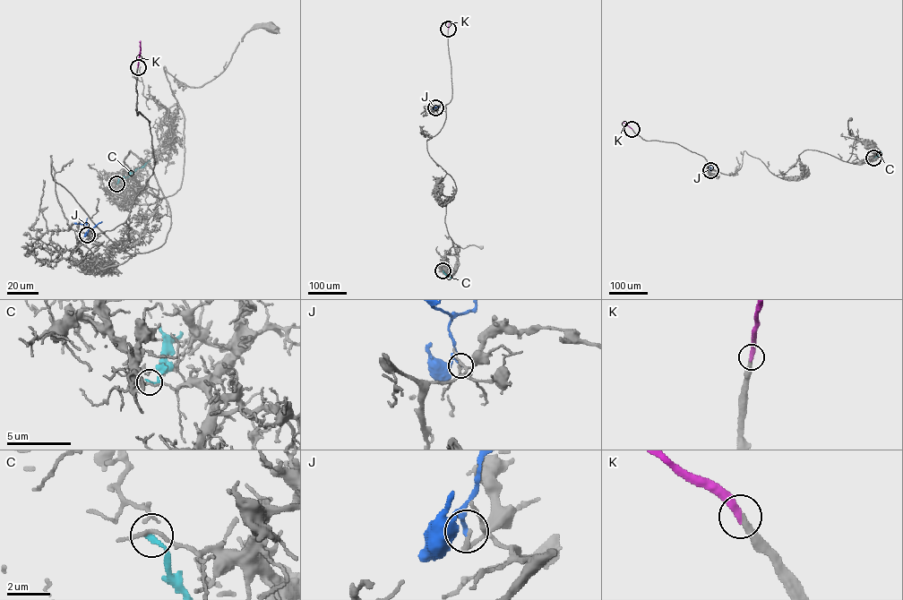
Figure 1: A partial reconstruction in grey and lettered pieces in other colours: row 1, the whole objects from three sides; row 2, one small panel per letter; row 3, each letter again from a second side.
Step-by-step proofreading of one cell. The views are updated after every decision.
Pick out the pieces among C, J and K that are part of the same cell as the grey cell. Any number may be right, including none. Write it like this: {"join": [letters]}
{"join": ["K"]}

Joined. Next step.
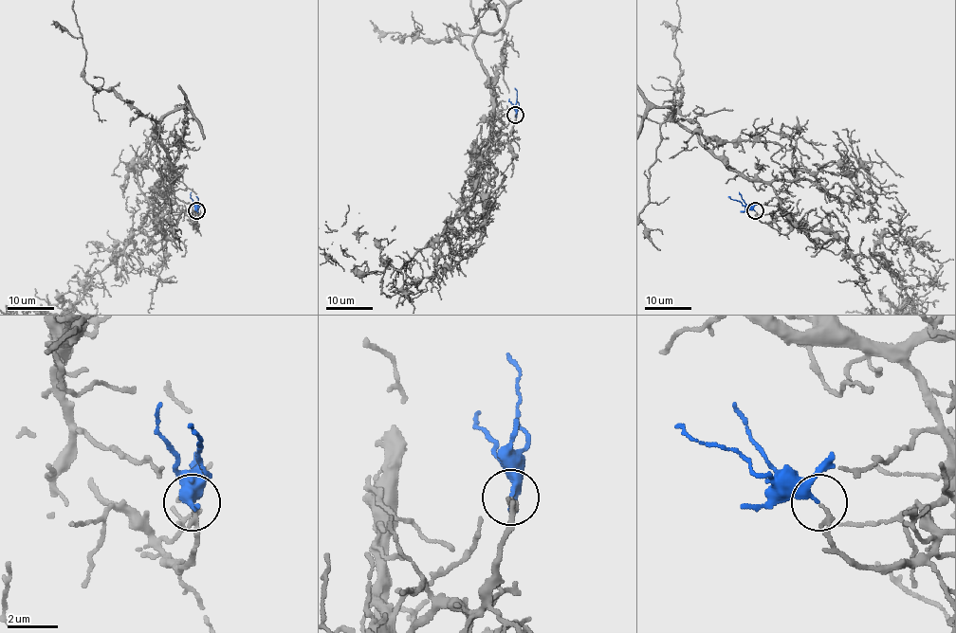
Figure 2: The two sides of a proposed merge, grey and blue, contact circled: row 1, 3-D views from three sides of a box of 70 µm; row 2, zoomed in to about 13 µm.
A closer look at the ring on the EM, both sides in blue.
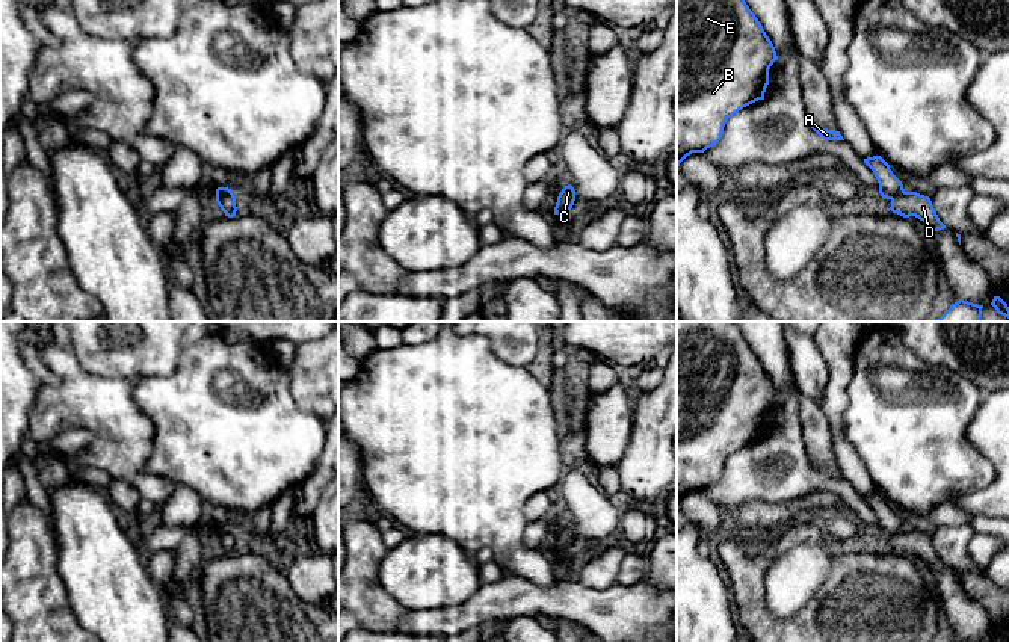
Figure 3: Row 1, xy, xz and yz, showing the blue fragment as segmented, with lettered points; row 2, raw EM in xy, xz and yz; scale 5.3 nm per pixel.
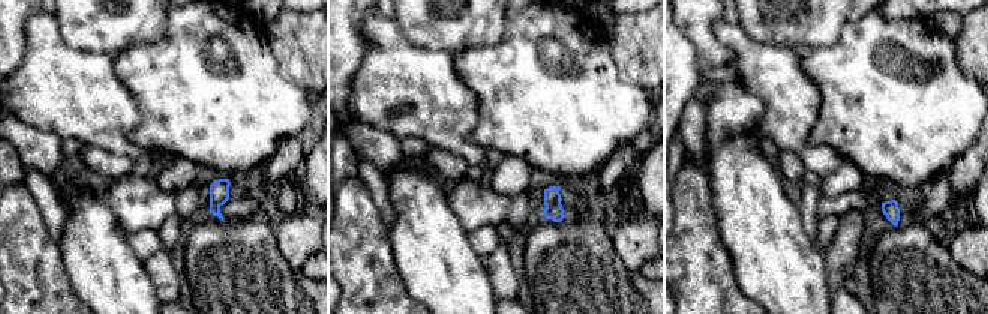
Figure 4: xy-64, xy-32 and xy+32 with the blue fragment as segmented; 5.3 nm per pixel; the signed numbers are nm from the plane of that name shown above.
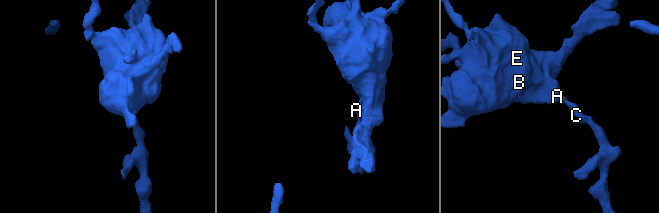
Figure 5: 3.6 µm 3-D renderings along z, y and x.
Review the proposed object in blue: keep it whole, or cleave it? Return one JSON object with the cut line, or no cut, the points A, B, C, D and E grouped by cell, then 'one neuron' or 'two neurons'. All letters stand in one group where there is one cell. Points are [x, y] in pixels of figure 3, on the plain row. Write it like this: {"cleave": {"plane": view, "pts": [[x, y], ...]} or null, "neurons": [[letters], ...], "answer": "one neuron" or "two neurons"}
{"cleave": {"plane": "yz", "pts": [[904, 529], [891, 538]]}, "neurons": [["A", "B", "C", "E"], ["D"]], "answer": "two neurons"}

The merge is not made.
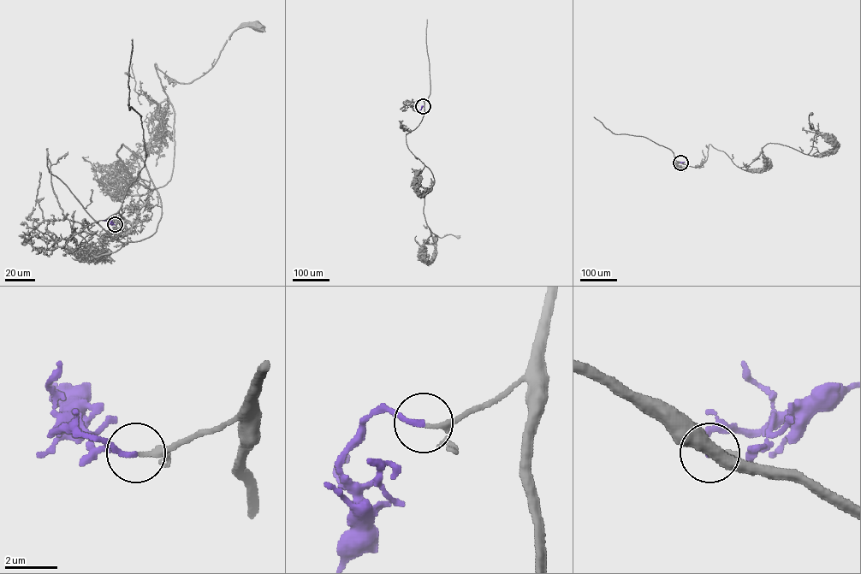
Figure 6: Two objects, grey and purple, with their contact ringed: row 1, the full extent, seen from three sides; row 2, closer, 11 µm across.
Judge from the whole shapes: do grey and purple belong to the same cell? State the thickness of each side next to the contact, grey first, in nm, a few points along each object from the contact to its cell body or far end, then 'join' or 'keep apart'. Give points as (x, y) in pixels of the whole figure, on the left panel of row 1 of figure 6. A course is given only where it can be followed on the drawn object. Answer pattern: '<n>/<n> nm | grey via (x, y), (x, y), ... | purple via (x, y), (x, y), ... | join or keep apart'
170/190 nm | grey via (115, 224), (64, 216), (46, 149), (150, 237), (116, 152), (169, 180), (155, 64), (192, 83), (258, 27) | purple via (115, 224), (103, 220) | join

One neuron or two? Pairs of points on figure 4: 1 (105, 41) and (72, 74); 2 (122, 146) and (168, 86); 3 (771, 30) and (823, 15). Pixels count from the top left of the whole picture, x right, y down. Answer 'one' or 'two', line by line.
1: two
2: two
3: one

